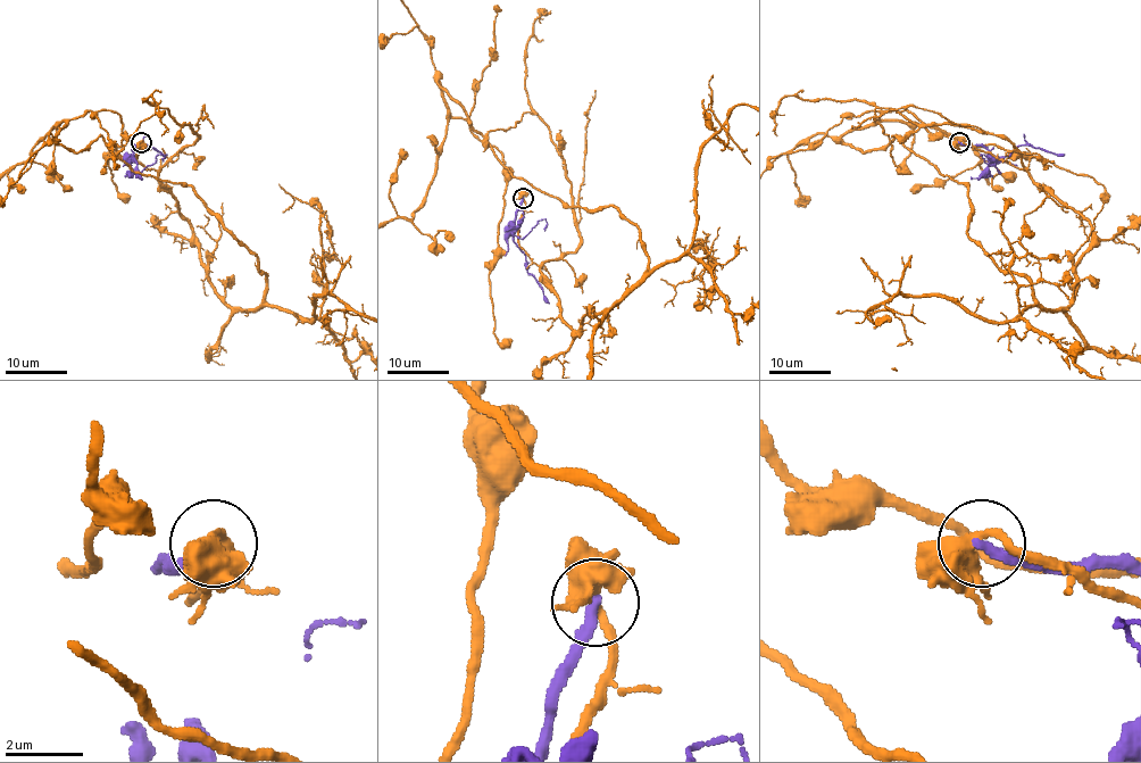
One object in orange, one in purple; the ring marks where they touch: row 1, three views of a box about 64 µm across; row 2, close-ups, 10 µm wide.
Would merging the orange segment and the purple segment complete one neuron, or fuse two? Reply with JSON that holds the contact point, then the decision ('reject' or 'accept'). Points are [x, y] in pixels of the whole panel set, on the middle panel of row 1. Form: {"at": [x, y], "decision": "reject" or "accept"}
{"at": [523, 198], "decision": "reject"}

